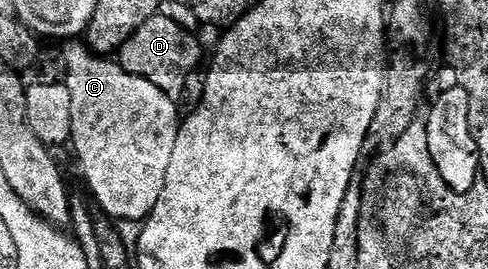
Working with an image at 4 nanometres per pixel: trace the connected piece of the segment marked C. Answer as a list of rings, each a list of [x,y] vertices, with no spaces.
[[[68,43],[63,46],[63,50],[68,68],[66,84],[70,91],[70,145],[71,148],[76,148],[84,181],[88,184],[87,192],[98,209],[100,204],[100,209],[104,212],[101,214],[117,222],[143,222],[154,211],[154,203],[158,203],[162,187],[166,187],[166,171],[170,168],[170,159],[174,155],[174,139],[178,139],[182,124],[177,102],[169,94],[154,87],[154,83],[150,83],[145,77],[130,75],[130,71],[123,69],[115,60],[93,53],[87,44]]]

